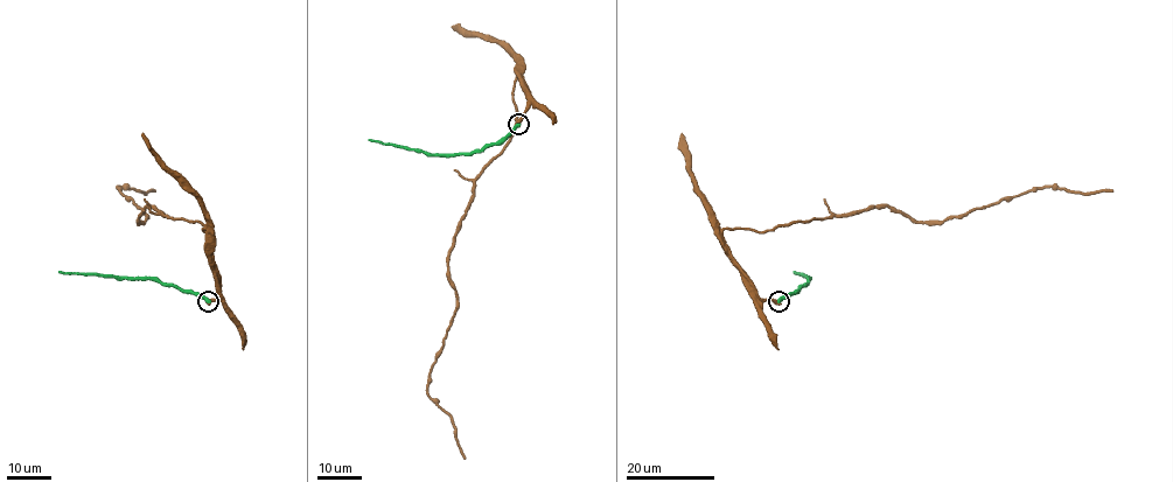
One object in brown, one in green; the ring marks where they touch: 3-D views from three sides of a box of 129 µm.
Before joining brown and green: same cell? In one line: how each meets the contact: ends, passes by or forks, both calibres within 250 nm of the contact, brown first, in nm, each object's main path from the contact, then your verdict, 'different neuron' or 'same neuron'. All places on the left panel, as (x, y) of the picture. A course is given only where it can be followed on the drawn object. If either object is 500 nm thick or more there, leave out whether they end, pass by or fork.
calibres 600 and 480 nm; course brown (209, 301), (217, 292), (209, 229), (147, 205), (138, 221), (147, 217), (118, 187), (154, 191); course green (209, 301), (151, 279), (58, 271); same neuron

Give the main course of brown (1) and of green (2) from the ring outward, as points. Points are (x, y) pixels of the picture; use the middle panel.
1: (518, 124), (528, 99), (521, 69), (512, 135), (474, 181), (449, 251), (456, 308), (427, 383), (465, 459)
2: (518, 125), (498, 141), (468, 153), (425, 153), (369, 139)

